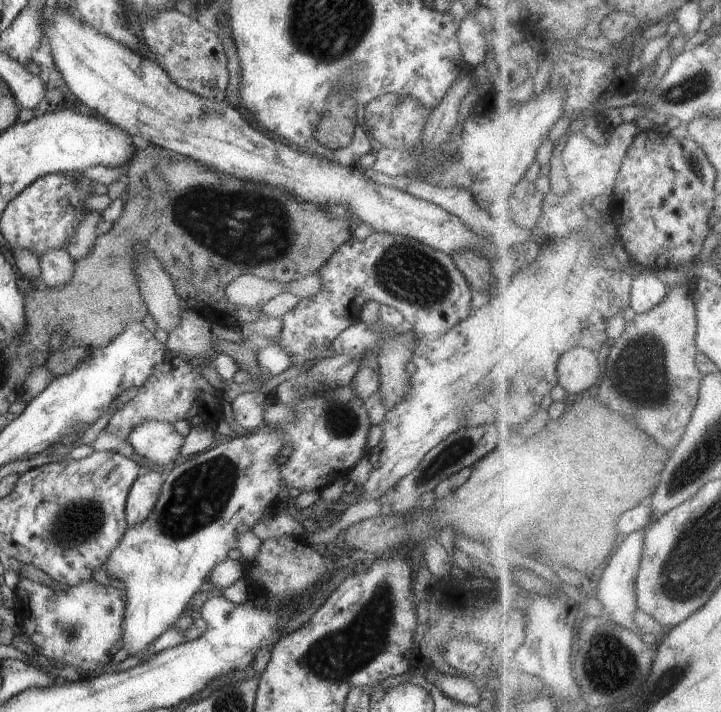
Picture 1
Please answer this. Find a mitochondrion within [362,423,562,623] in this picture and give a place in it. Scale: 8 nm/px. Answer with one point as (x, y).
(451, 454)

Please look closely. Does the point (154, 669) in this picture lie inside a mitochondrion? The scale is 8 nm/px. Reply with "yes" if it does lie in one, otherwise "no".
no

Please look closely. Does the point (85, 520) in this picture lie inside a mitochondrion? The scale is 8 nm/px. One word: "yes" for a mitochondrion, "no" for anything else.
yes

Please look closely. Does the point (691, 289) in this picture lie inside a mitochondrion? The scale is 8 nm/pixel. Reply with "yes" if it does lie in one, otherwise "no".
no

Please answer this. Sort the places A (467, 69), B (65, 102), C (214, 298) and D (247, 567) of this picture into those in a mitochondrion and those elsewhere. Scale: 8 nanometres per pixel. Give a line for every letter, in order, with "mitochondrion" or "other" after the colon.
A: other
B: other
C: other
D: other

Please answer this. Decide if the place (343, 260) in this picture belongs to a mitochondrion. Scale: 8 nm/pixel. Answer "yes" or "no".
no

